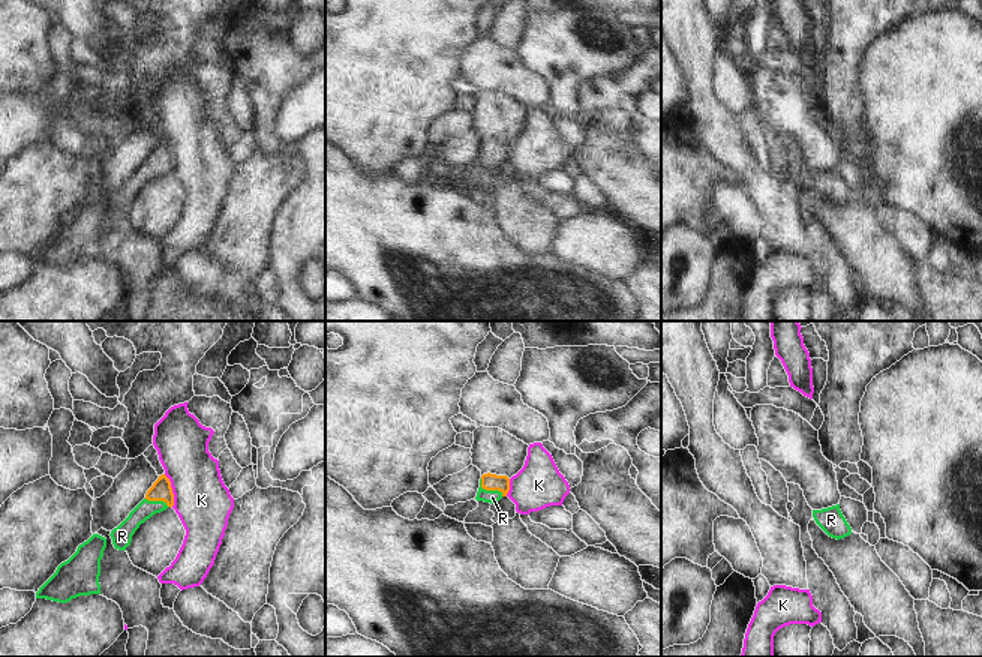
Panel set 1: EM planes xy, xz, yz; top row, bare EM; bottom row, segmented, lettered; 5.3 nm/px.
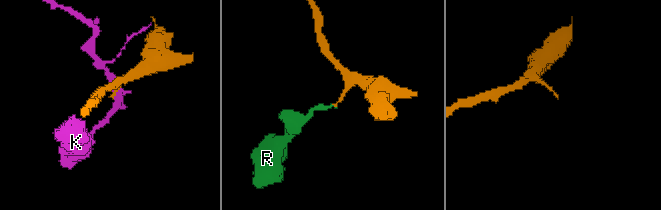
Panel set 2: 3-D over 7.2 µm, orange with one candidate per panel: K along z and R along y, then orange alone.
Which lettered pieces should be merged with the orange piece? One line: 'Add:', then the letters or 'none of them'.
Add: R.

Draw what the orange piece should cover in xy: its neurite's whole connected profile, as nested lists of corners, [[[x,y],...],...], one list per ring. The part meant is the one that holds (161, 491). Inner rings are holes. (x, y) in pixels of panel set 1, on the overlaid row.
[[[162,474],[147,490],[145,498],[129,513],[129,516],[111,531],[112,544],[118,550],[126,550],[132,536],[153,514],[174,506],[174,494],[169,478]]]

